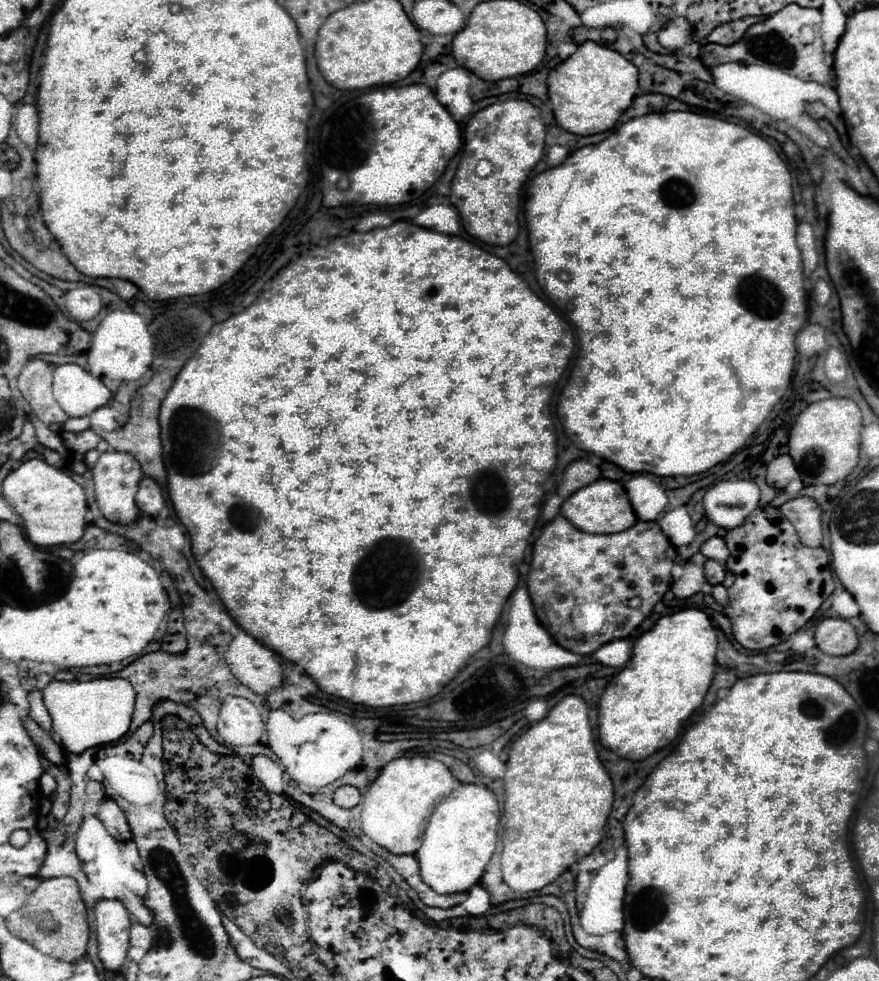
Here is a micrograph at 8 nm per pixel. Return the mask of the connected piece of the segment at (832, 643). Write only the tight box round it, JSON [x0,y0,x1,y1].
[816,619,858,655]

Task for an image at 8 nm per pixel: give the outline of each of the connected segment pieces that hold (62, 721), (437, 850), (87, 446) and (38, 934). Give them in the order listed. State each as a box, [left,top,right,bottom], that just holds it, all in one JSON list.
[[42,677,134,753],[414,782,504,895],[64,429,100,473],[8,877,88,963]]

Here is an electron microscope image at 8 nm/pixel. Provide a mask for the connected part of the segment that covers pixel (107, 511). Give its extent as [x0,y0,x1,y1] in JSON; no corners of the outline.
[92,451,142,525]

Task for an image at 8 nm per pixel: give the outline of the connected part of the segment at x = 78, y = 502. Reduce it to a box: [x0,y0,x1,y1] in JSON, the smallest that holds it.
[2,459,86,547]

